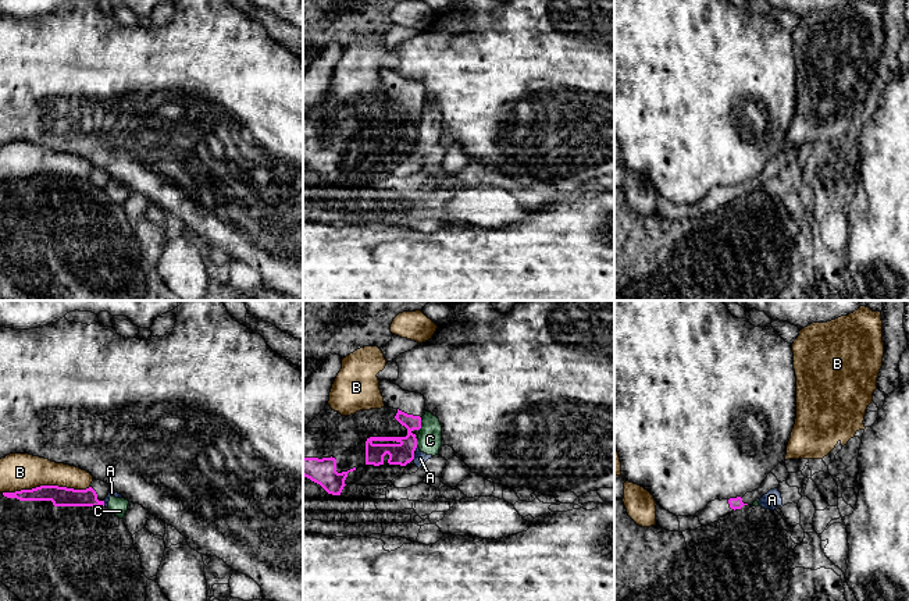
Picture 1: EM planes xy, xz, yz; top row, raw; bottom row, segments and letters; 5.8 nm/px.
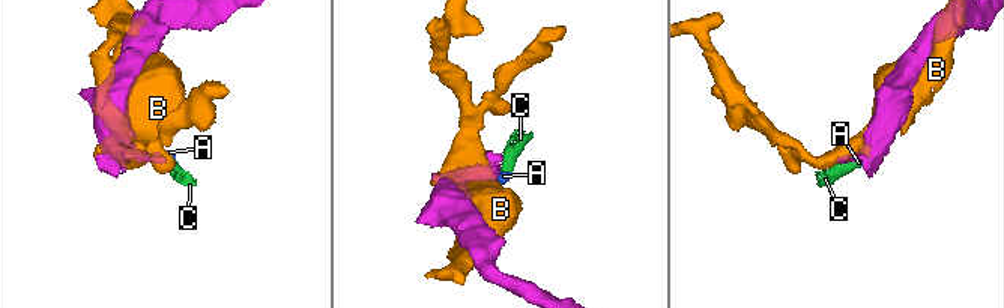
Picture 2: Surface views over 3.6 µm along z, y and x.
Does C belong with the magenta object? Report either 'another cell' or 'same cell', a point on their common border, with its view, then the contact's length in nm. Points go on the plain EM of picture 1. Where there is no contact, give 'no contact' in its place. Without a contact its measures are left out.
another cell; contact xz (420, 113); length 60 nm

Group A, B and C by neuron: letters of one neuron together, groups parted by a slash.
A C / B

